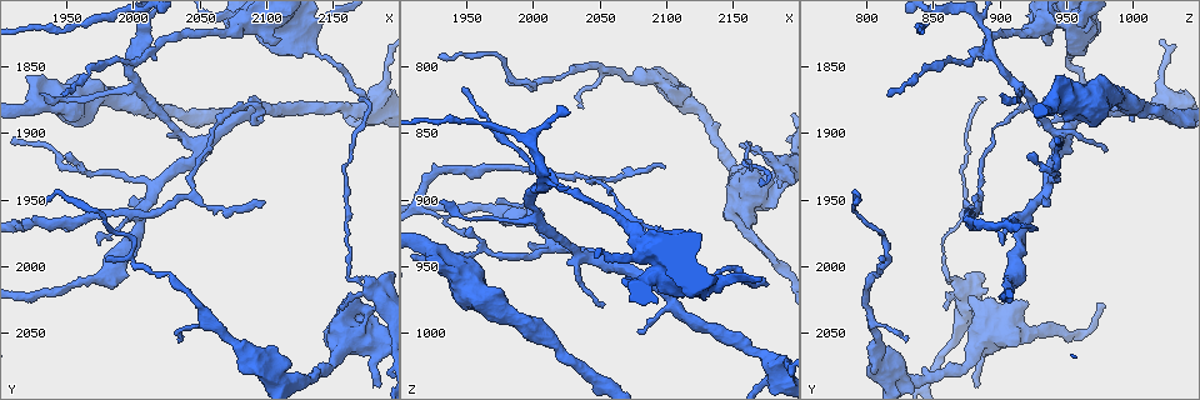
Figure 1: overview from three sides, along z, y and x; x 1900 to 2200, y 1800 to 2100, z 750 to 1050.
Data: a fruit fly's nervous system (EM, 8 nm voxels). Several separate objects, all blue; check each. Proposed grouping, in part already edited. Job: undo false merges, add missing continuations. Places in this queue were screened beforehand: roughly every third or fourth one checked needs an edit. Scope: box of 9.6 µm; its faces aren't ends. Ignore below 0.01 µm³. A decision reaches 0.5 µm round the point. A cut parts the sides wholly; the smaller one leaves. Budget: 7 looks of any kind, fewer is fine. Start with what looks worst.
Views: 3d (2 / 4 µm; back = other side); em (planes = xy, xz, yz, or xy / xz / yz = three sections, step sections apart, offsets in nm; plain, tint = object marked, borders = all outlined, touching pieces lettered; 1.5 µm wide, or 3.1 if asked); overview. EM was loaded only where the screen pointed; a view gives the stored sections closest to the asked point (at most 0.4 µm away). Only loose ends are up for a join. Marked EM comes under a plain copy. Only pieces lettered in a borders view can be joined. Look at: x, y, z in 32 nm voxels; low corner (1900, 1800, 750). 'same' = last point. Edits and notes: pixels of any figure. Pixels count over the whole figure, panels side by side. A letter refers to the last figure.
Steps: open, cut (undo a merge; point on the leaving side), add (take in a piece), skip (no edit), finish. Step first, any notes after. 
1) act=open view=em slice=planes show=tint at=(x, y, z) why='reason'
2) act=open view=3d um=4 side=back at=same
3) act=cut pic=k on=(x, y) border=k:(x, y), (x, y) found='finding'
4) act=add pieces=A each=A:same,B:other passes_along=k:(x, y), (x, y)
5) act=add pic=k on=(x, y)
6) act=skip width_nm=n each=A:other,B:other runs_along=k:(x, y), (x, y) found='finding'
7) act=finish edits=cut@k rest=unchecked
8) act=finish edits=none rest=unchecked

act=open view=em slice=yz step=4 show=borders at=(2098, 1836, 952) why='stops while still wide'

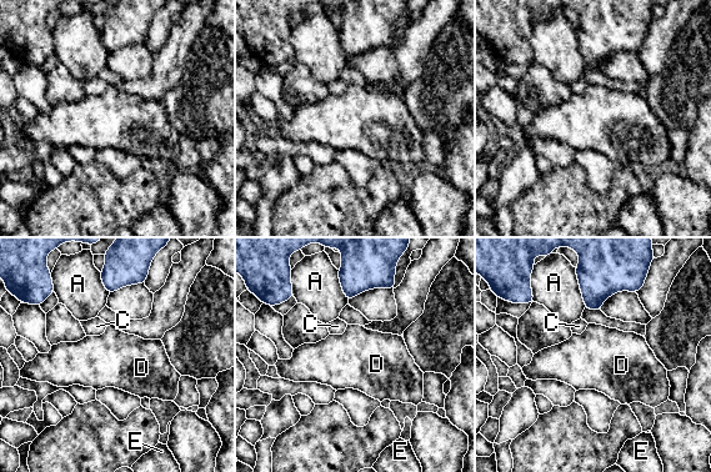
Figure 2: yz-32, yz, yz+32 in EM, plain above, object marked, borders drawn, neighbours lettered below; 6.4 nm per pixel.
act=open view=em slice=planes show=borders at=same

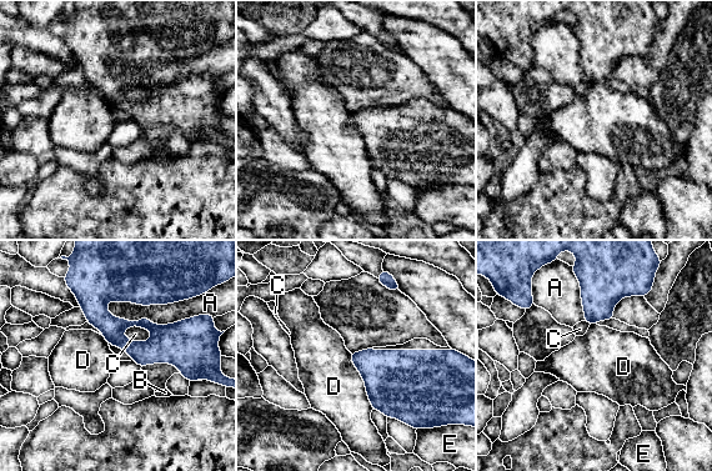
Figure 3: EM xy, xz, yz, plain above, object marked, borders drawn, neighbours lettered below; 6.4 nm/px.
act=skip each=A:other,B:other,C:other,D:other,E:other runs_along=3:(80, 296), (126, 345), (169, 351), (189, 375) found='none of them fits'

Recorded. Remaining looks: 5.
act=open view=3d um=4 at=(2174, 1878, 964) why='thin end'

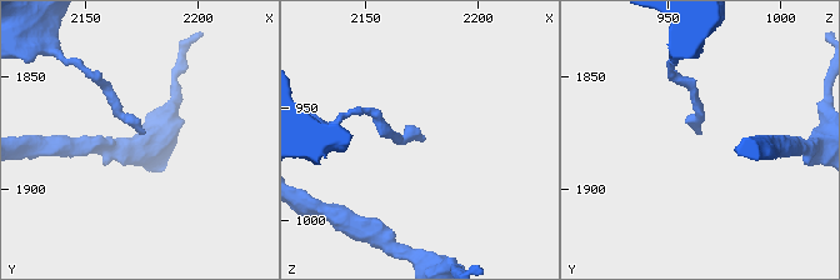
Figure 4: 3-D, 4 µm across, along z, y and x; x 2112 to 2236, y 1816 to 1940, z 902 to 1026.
act=open view=em slice=planes show=borders at=(2173, 1877, 965) why='shape alone is not enough'

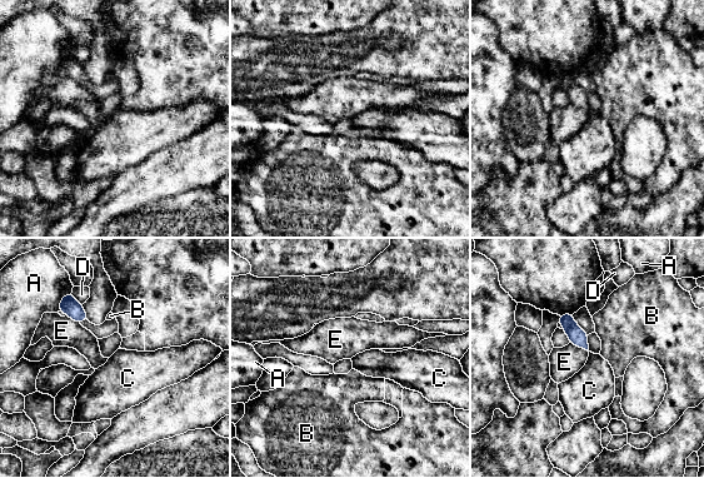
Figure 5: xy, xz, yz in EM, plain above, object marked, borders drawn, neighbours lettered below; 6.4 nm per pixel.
act=skip each=A:other,B:other,C:other,D:other,E:other border=5:(570, 342), (588, 352) found='none of them fits'

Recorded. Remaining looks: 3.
act=open view=em slice=xy step=4 show=tint at=(1998, 1952, 930) why='an open end'

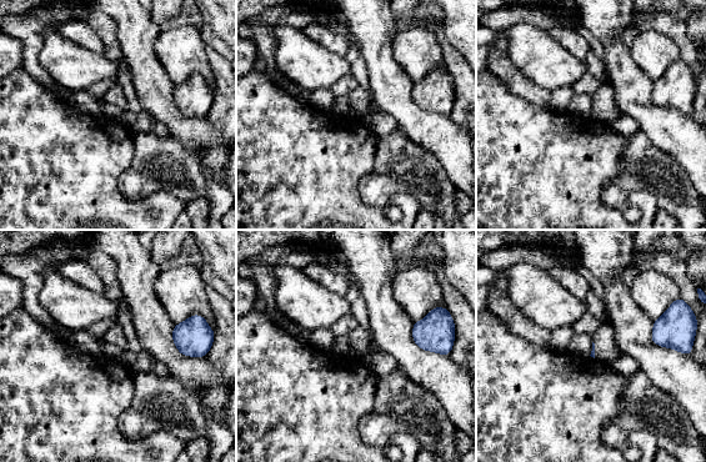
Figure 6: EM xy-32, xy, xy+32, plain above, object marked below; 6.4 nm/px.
act=open view=em slice=yz step=8 show=tint at=same why='another direction'

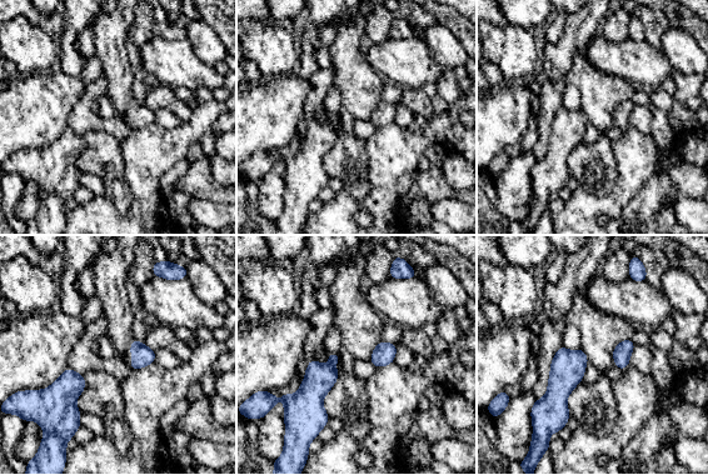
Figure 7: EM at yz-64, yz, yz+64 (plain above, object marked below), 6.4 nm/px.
act=open view=em slice=yz step=8 show=borders at=same why='what lies round it'

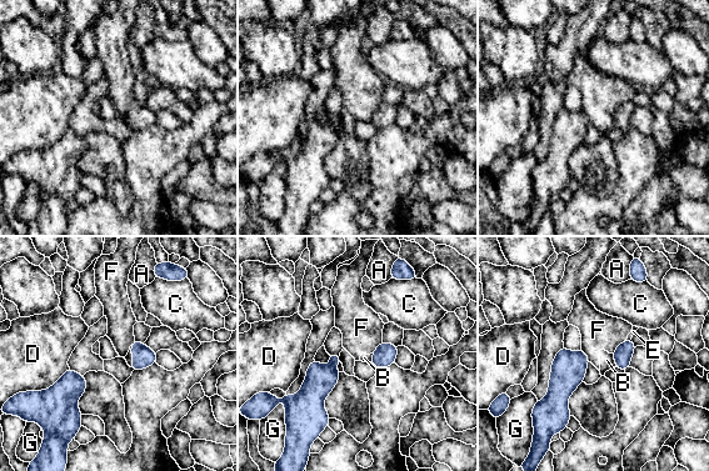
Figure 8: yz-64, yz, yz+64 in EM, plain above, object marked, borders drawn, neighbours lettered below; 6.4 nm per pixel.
act=skip each=A:other,B:other,C:other,D:other,E:other,F:other,G:other border=8:(624, 340), (613, 352) found='none of them fits'

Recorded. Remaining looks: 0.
act=finish edits=none rest=unchecked

